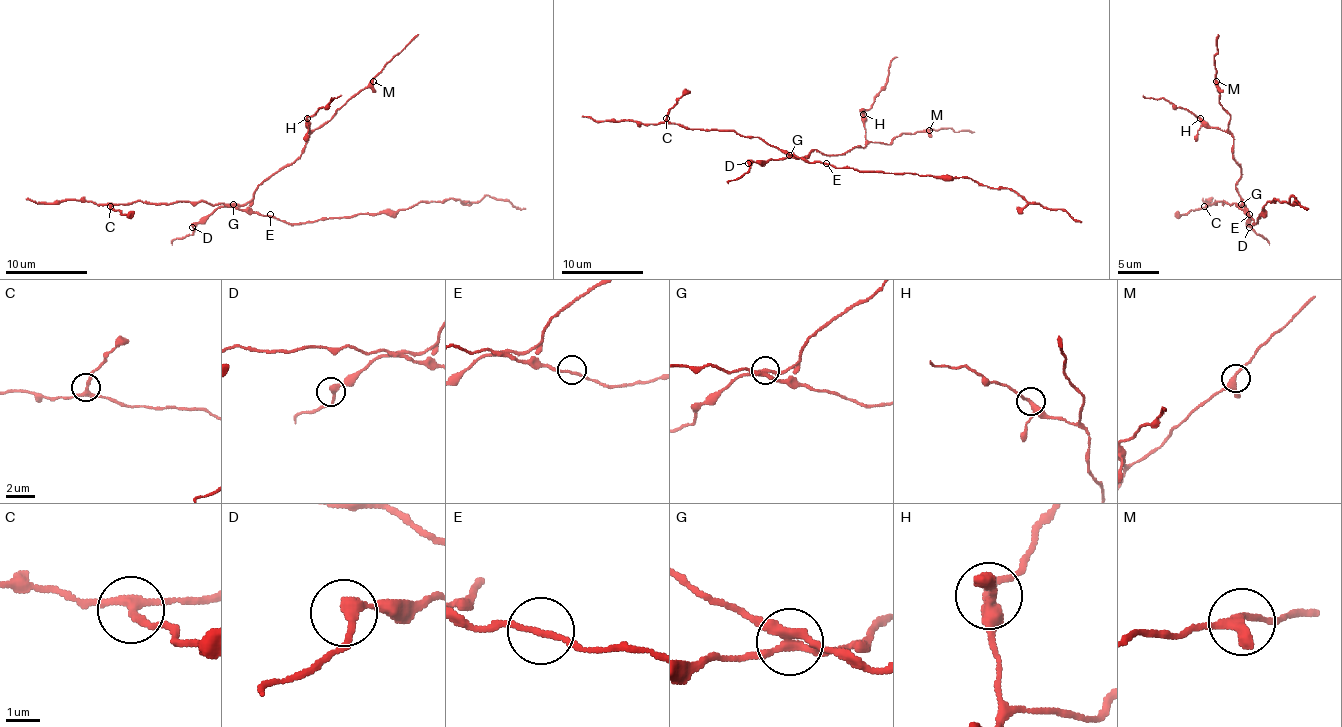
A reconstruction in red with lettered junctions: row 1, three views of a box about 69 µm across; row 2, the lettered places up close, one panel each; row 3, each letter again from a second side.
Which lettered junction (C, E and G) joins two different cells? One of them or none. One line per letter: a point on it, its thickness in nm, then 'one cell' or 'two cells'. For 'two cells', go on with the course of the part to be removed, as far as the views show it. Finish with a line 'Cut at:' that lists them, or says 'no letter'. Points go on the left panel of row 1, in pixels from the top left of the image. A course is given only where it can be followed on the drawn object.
C: place (110, 206); calibre 220 nm; one cell
E: place (270, 214); calibre 170 nm; one cell
G: place (233, 204); calibre 280 nm; two cells; course (233, 204), (245, 204), (260, 186), (301, 155), (307, 138), (418, 34)
Cut at: G

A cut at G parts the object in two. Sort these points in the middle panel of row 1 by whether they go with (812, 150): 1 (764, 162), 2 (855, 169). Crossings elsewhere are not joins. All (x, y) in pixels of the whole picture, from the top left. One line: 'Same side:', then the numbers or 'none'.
Same side: 1

